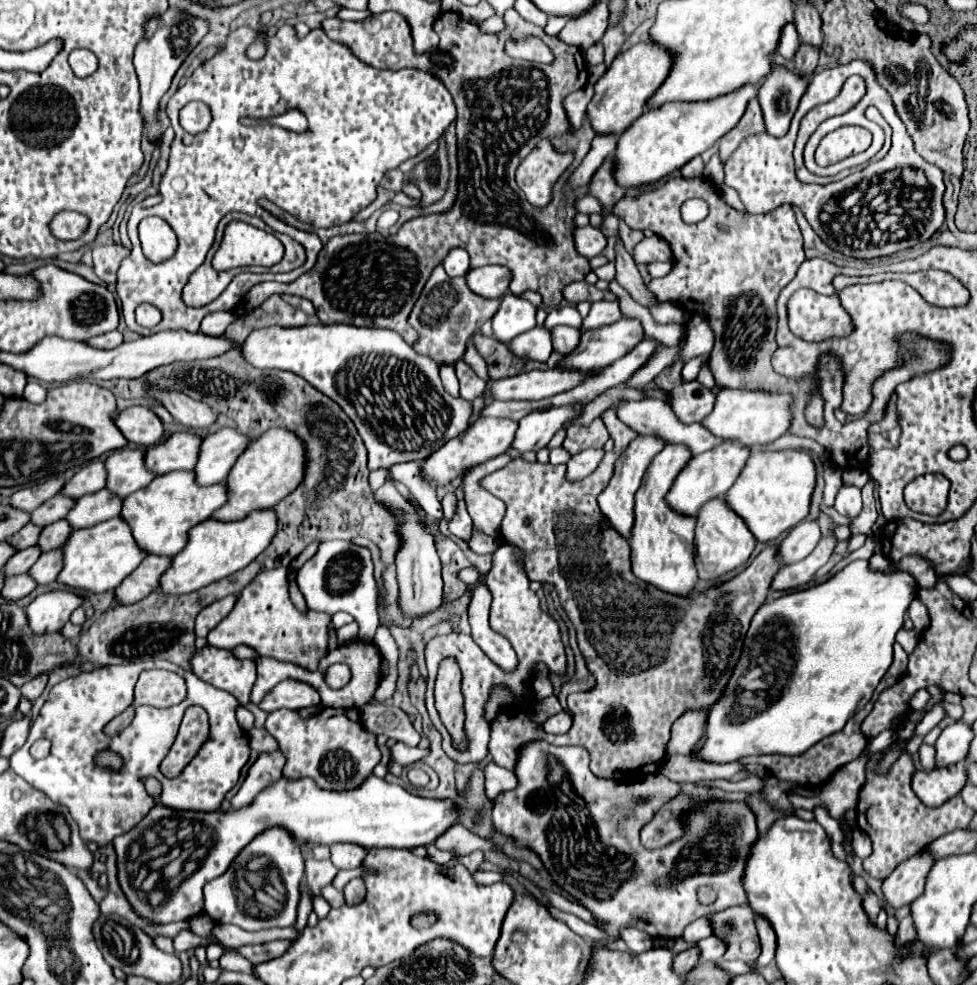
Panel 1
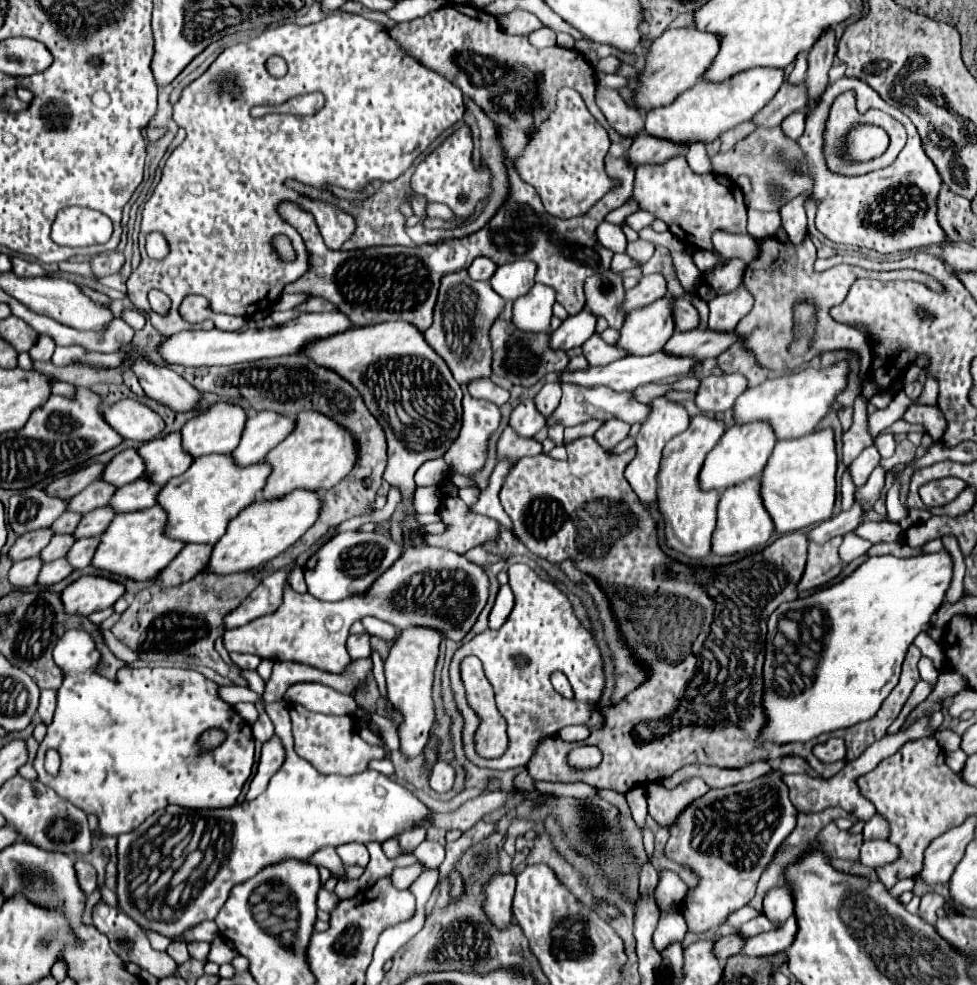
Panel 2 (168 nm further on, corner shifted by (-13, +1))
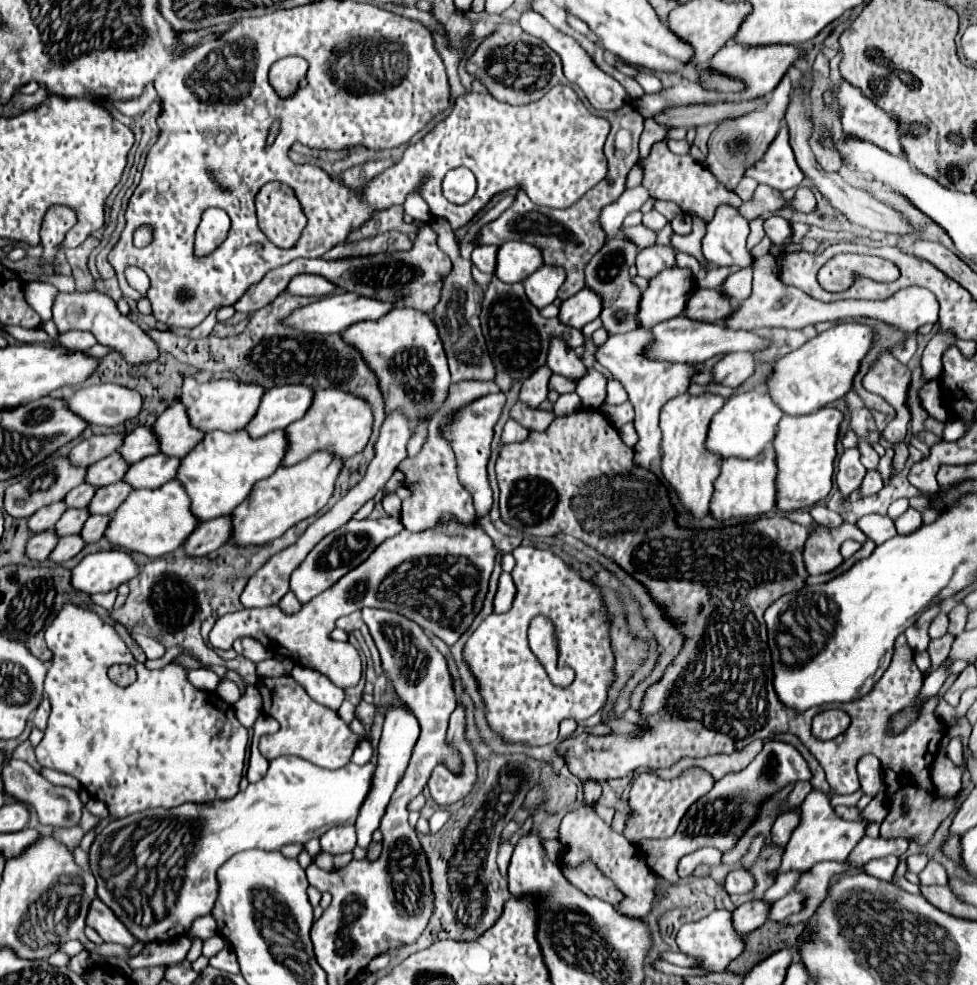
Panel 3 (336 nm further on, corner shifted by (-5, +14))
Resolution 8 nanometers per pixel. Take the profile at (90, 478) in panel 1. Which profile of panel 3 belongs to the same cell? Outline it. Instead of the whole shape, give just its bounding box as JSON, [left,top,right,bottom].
[120,426,160,464]

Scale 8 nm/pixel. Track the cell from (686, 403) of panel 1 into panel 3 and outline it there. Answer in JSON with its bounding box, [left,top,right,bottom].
[714,352,756,386]

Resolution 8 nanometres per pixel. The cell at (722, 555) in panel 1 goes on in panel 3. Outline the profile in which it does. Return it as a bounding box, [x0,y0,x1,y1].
[710,446,776,520]

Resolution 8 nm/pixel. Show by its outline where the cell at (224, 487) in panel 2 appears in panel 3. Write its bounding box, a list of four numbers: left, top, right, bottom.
[178,430,286,522]

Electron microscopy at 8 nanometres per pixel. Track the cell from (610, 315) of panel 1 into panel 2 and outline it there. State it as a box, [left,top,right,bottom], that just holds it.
[620,275,666,313]

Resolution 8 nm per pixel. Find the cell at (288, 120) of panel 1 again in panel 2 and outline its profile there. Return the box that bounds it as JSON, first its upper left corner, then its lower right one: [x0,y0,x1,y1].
[250,93,324,117]

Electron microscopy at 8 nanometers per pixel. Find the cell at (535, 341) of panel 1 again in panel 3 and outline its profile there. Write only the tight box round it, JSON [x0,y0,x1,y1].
[558,288,602,330]

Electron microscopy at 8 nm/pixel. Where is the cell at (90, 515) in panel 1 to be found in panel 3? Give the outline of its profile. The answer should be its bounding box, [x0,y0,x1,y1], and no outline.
[124,454,180,488]

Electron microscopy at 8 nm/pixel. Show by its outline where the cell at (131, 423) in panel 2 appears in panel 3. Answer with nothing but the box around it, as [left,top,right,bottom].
[66,384,142,428]

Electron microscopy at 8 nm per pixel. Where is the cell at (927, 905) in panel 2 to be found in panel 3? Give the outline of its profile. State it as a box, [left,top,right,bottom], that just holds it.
[920,860,948,886]

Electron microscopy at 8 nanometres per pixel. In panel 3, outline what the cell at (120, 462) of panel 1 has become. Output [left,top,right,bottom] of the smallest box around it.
[152,402,202,458]

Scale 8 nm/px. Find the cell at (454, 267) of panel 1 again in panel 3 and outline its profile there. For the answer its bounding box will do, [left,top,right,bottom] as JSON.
[472,246,496,274]

